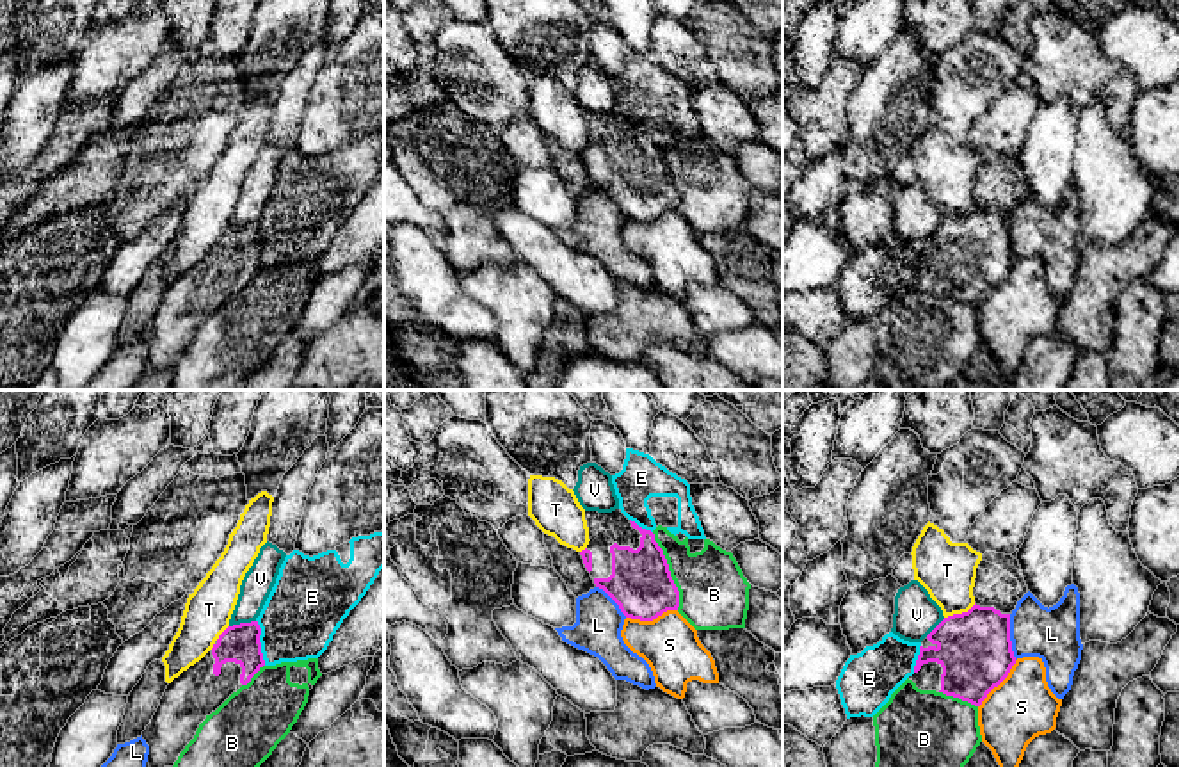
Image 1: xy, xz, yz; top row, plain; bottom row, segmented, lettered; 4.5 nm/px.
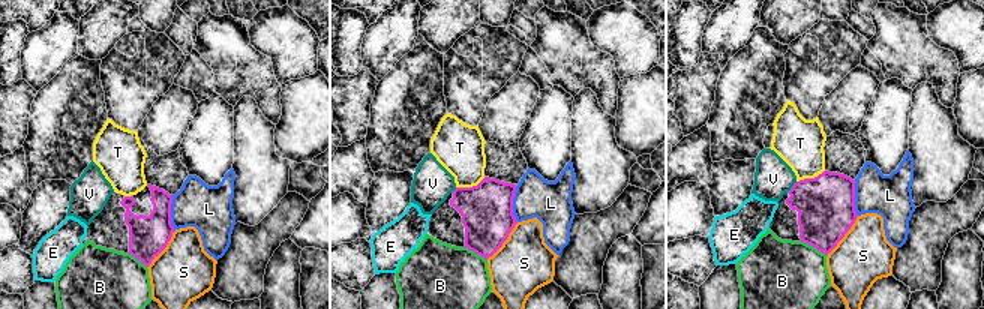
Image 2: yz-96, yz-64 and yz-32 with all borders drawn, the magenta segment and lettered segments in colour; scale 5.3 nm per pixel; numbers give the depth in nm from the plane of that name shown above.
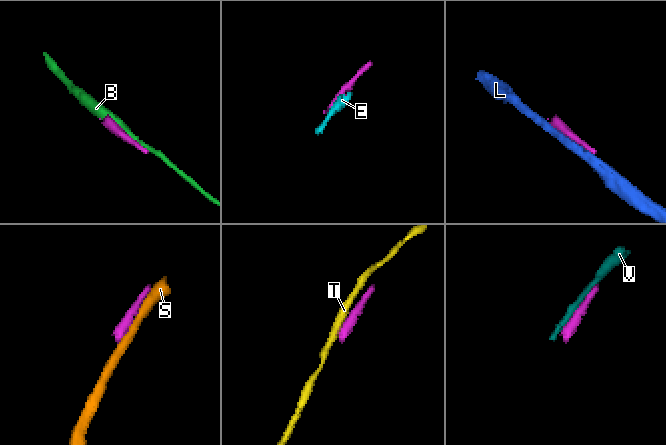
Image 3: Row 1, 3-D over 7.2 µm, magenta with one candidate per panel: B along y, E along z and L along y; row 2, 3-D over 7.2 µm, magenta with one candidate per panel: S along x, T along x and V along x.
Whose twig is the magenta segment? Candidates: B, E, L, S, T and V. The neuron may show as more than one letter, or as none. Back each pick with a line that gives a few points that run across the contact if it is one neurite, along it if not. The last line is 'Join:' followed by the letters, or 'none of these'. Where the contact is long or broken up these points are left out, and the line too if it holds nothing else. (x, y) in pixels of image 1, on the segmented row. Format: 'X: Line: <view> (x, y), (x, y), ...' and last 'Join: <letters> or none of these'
Join: none of these

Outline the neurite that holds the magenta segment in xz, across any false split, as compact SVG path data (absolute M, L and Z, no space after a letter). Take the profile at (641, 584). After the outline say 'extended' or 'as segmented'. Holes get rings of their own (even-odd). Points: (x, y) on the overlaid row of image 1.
M621 509L585 511L589 545L580 552L596 587L603 589L626 618L653 621L678 610L679 591L655 534L628 520Z | extended

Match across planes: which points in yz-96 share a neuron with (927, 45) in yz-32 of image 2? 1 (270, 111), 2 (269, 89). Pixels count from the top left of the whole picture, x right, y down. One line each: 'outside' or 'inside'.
1: inside
2: inside

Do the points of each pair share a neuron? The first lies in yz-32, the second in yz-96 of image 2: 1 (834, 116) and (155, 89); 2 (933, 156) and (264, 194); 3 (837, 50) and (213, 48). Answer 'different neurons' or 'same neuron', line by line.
1: different neurons
2: same neuron
3: different neurons

